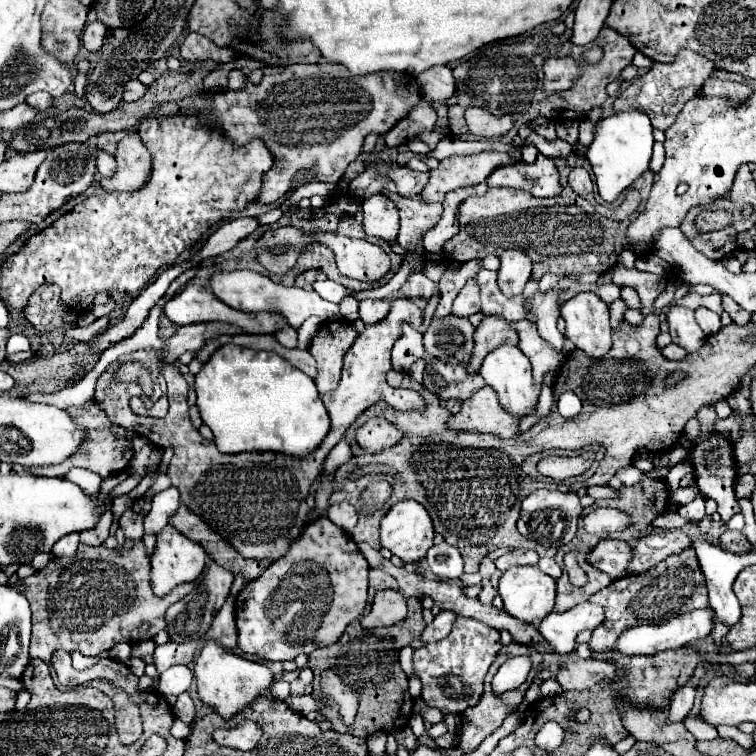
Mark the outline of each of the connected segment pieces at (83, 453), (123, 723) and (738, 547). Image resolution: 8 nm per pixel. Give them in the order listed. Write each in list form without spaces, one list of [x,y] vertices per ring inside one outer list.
[[[110,426],[110,430],[90,432],[88,440],[84,440],[82,446],[68,460],[64,460],[62,464],[42,466],[42,468],[24,468],[20,464],[13,464],[12,470],[14,472],[34,472],[34,474],[42,474],[42,476],[58,476],[58,478],[62,478],[70,468],[80,466],[80,468],[88,468],[88,470],[100,474],[102,478],[106,478],[106,476],[116,474],[116,472],[120,472],[120,470],[124,470],[124,468],[130,466],[130,460],[132,460],[132,454],[134,454],[134,450],[132,450],[132,438],[134,438],[134,432],[118,428],[118,426]]]
[[[104,680],[88,682],[88,686],[102,690],[114,703],[116,734],[118,734],[120,744],[134,744],[142,734],[142,718],[140,718],[138,706],[134,702],[130,702],[122,690],[114,688],[112,684],[106,684]]]
[[[726,530],[720,536],[720,546],[728,552],[734,552],[734,554],[742,554],[742,552],[750,550],[750,544],[740,530]]]

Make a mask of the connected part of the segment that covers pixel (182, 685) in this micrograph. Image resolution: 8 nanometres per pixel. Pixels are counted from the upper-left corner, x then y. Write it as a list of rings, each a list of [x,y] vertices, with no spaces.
[[[174,666],[174,668],[168,668],[166,672],[160,674],[160,686],[158,686],[158,690],[164,696],[170,696],[170,694],[178,696],[178,694],[188,690],[190,682],[192,682],[190,668],[188,666]]]

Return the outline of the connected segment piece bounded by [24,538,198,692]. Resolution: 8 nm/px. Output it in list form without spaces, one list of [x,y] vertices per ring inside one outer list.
[[[128,540],[122,546],[122,552],[108,550],[106,546],[90,548],[80,544],[74,556],[52,558],[46,568],[38,570],[30,578],[24,580],[28,586],[26,598],[32,608],[32,642],[30,656],[44,660],[50,667],[50,674],[58,689],[66,691],[60,684],[52,666],[51,658],[54,650],[78,650],[84,656],[98,656],[104,650],[110,650],[118,642],[142,642],[154,638],[160,630],[164,630],[164,612],[174,602],[182,600],[186,594],[198,588],[198,582],[186,582],[176,586],[170,594],[158,598],[150,588],[150,570],[148,570],[148,552],[142,540]]]

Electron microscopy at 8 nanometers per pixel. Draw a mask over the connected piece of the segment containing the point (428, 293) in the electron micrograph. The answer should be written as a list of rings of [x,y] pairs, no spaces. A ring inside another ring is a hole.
[[[418,272],[418,274],[410,274],[406,284],[400,288],[402,296],[410,296],[410,298],[420,298],[420,300],[430,300],[434,292],[434,282],[426,278],[426,274]]]

